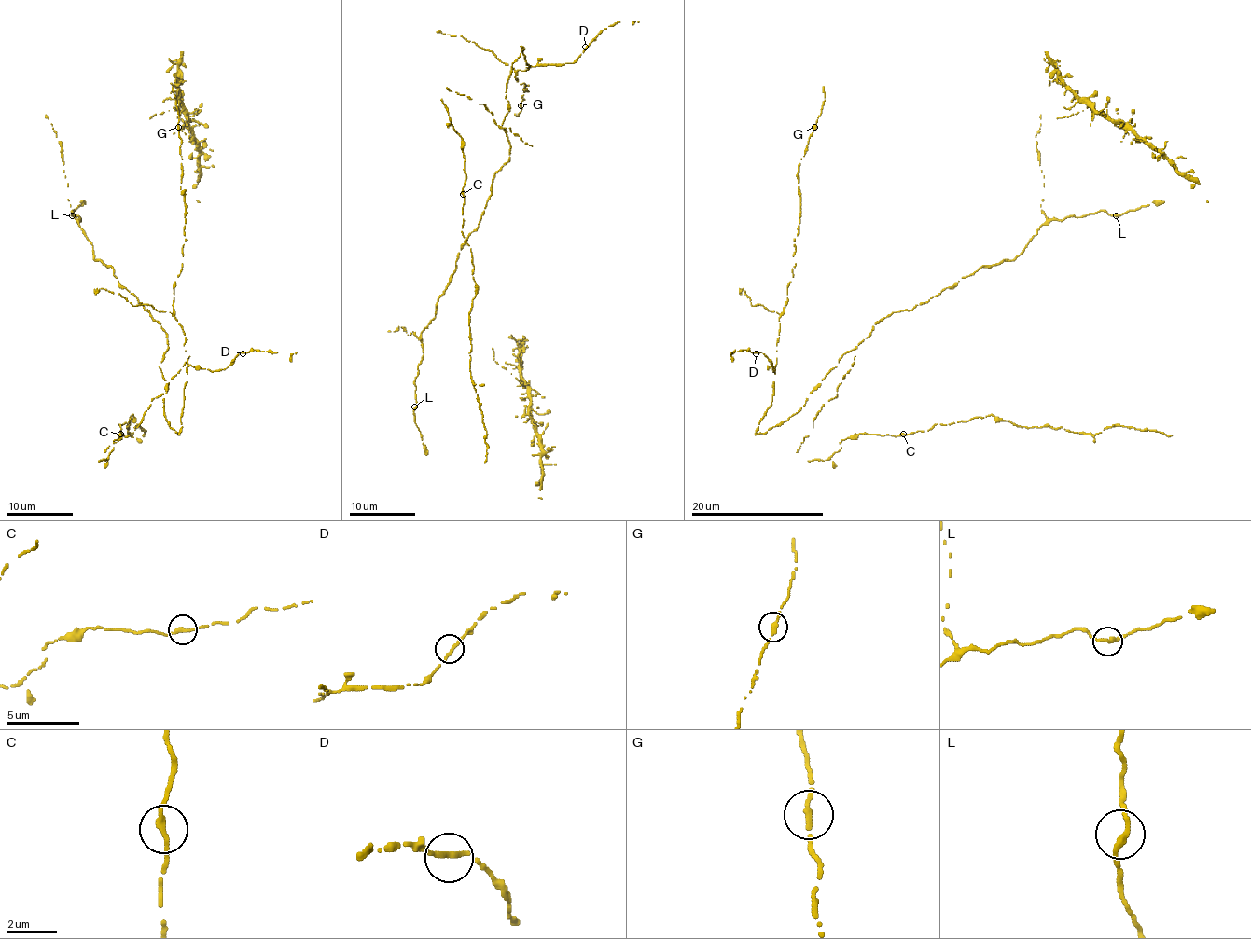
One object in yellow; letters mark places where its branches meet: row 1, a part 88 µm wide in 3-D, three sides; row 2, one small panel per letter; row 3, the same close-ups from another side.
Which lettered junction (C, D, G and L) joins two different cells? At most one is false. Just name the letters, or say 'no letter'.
no letter

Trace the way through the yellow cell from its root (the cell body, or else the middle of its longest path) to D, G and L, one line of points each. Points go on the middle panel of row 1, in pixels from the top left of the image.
D: (484, 208), (509, 159), (501, 127), (521, 50), (534, 67), (572, 63), (585, 47)
G: (484, 208), (509, 159), (501, 127), (506, 83), (524, 48), (531, 67), (516, 74), (527, 85), (521, 105)
L: (484, 208), (437, 298), (435, 319), (422, 332), (414, 407)

